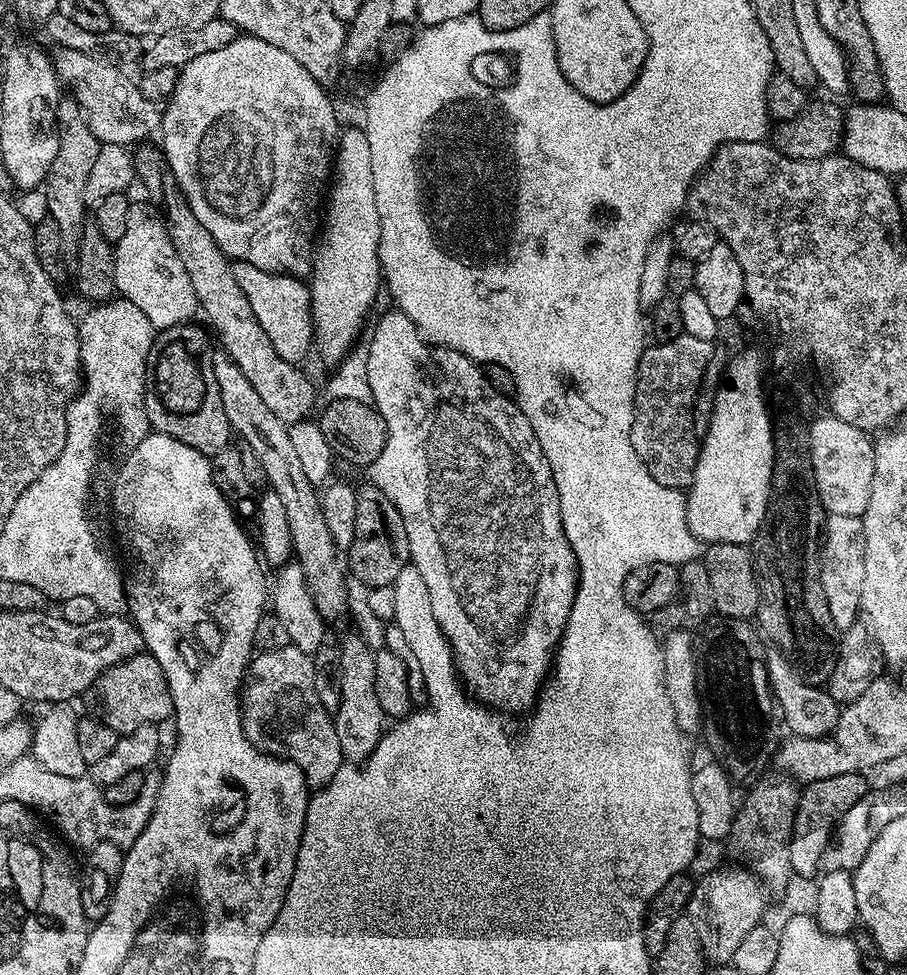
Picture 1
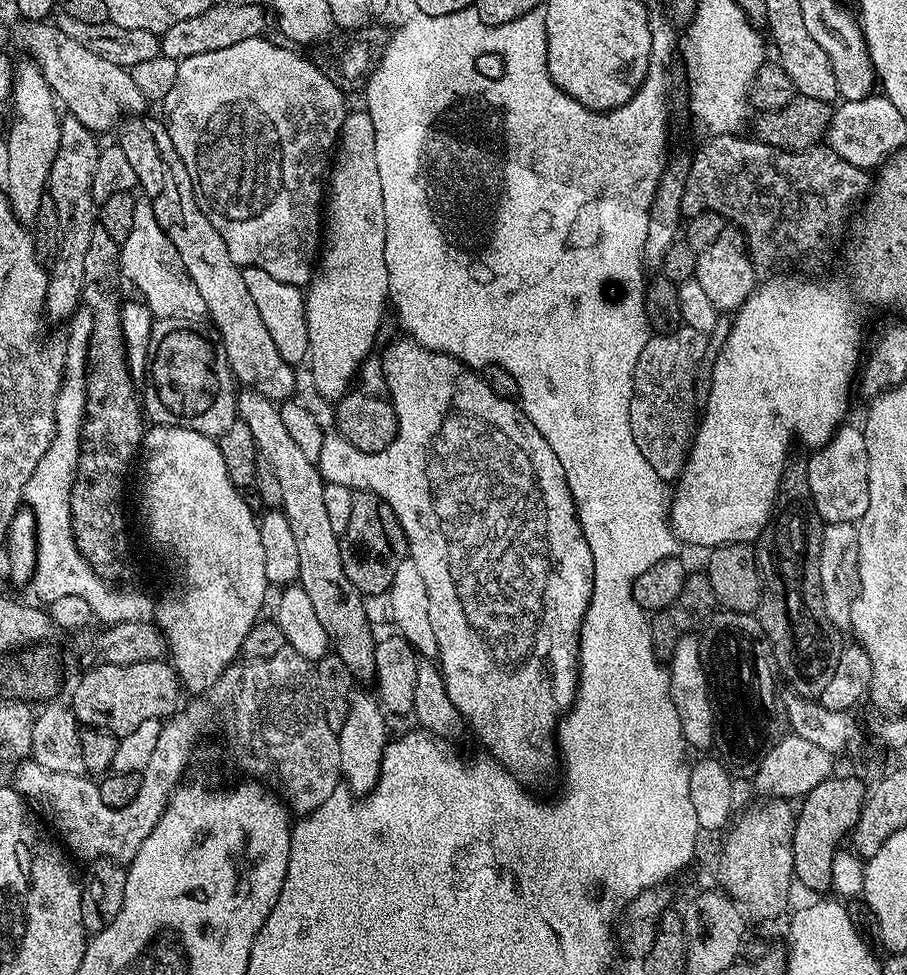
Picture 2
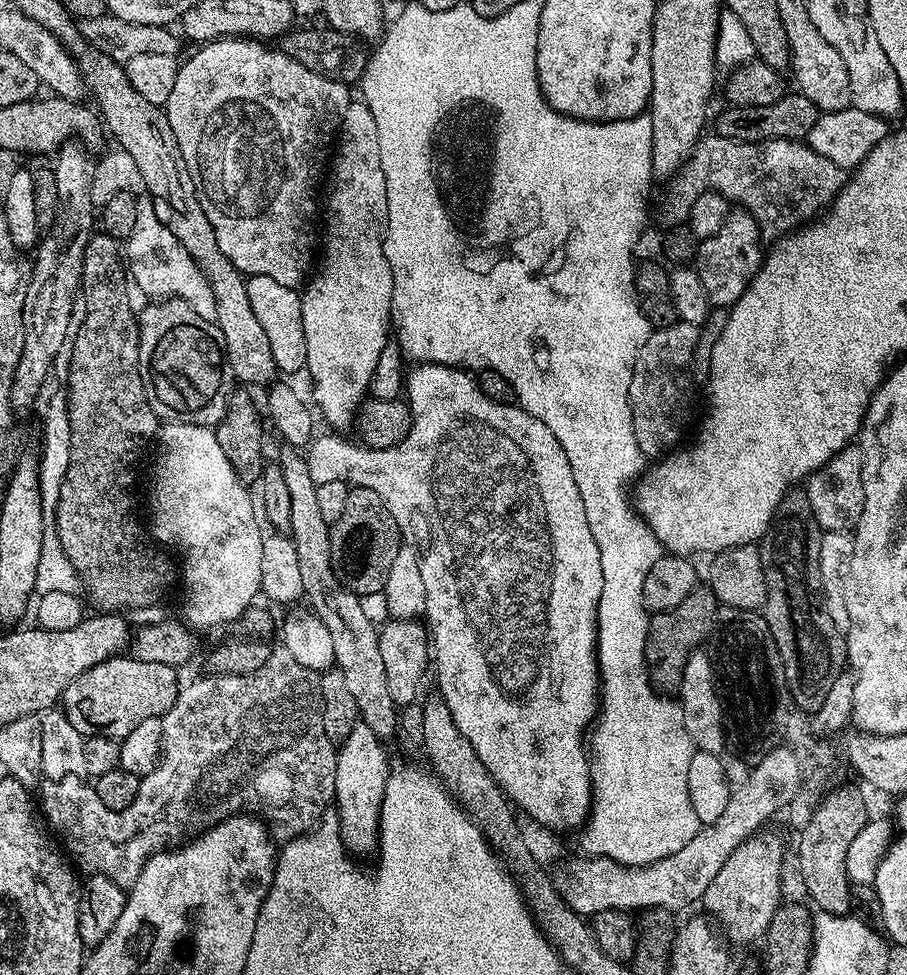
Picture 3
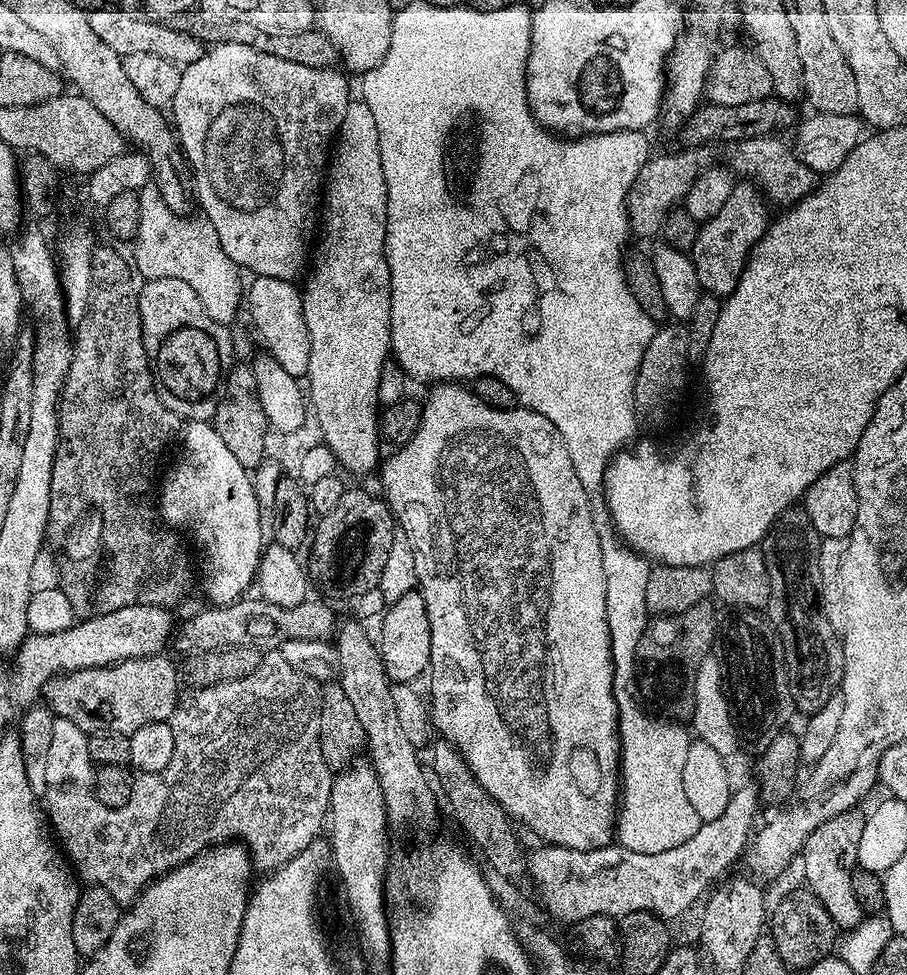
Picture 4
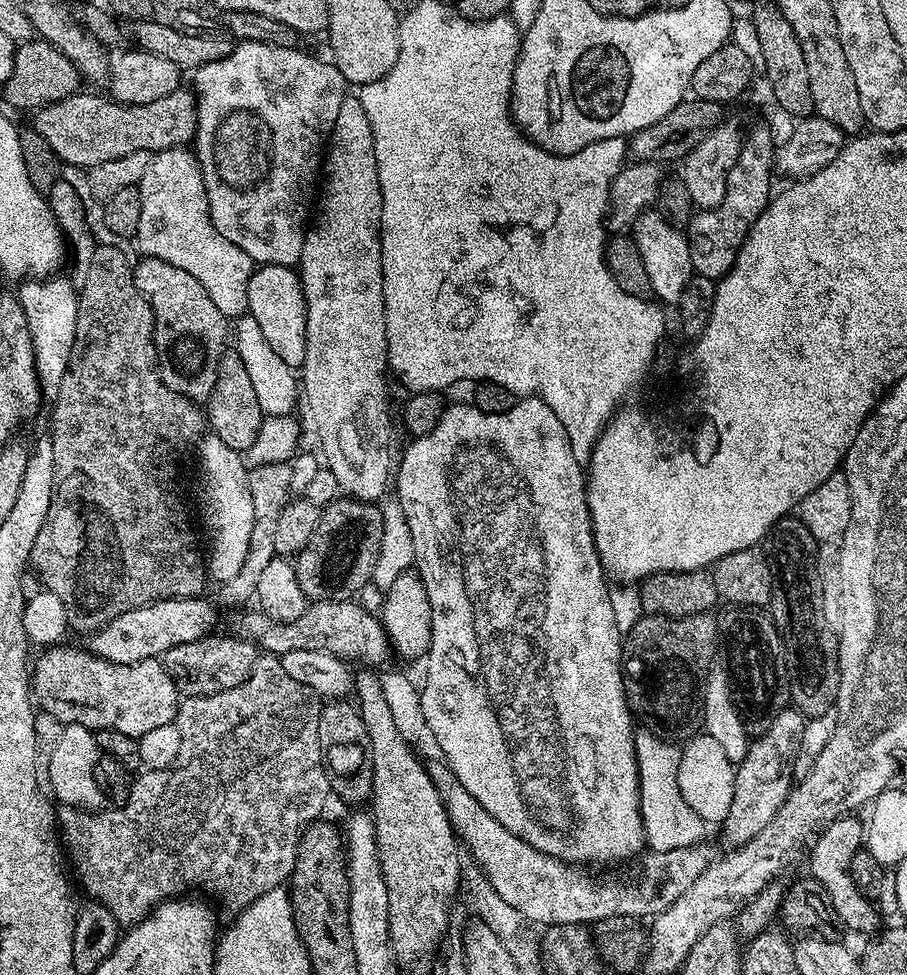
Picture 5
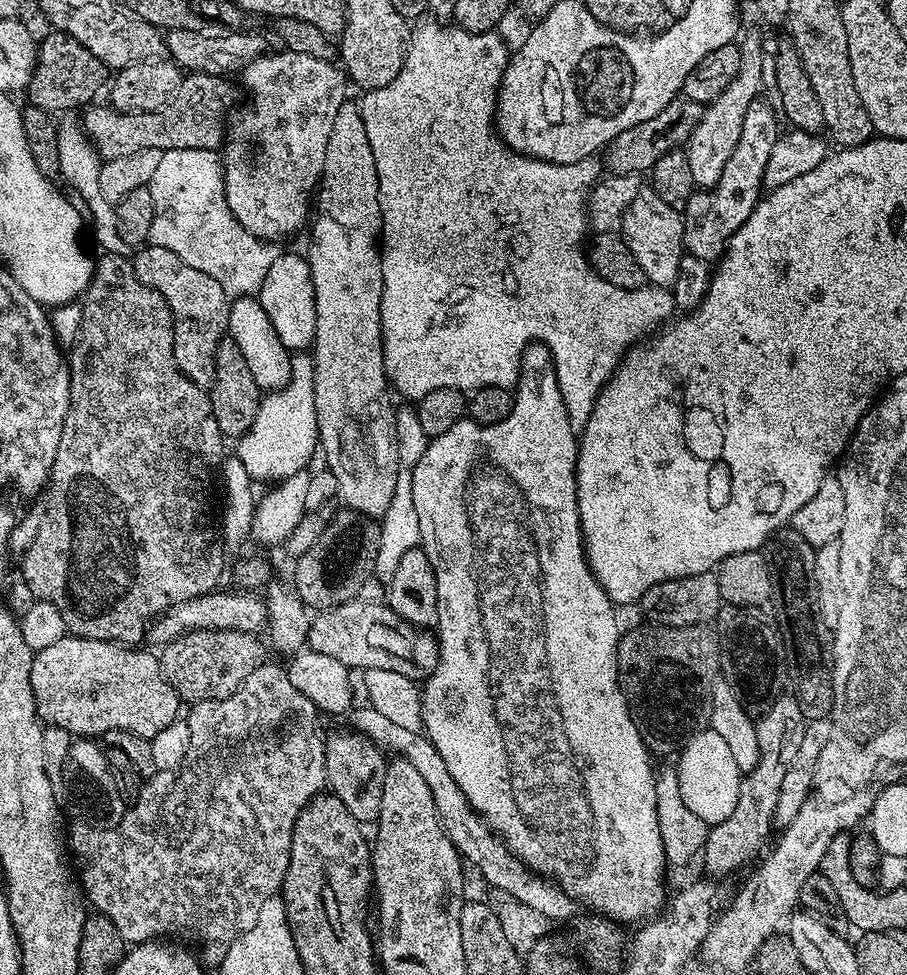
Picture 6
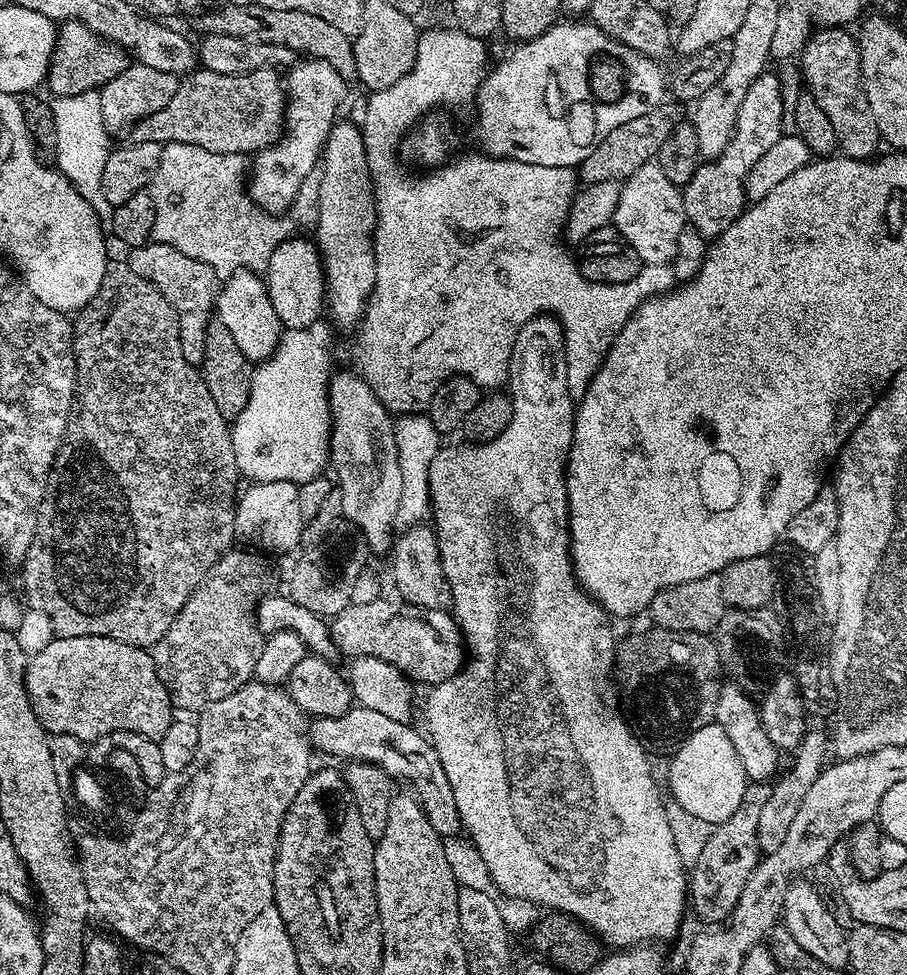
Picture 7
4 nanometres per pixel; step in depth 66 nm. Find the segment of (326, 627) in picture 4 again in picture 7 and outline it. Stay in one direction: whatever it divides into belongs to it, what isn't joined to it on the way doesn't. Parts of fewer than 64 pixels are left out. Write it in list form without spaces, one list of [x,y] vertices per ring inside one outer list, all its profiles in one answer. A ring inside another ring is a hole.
[[[380,597],[374,602],[368,602],[368,604],[352,603],[344,608],[339,615],[333,617],[330,624],[331,637],[341,653],[356,654],[360,656],[359,658],[379,658],[398,668],[411,681],[426,682],[430,684],[429,686],[440,685],[442,681],[456,676],[460,672],[466,662],[466,652],[464,656],[466,644],[462,636],[457,640],[451,640],[451,635],[446,630],[441,633],[439,640],[435,640],[439,633],[437,627],[433,627],[430,623],[414,616],[394,614],[393,608],[385,602],[386,600]]]

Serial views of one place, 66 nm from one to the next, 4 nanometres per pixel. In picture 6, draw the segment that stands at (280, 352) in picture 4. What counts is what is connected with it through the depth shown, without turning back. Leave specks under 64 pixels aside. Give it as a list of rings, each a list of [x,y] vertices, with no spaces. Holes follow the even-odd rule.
[[[292,252],[286,253],[285,256],[284,253],[277,255],[270,270],[266,270],[266,278],[260,283],[258,299],[262,310],[266,310],[266,318],[270,318],[278,338],[288,349],[311,349],[312,339],[316,336],[316,303],[314,302],[314,282],[310,278],[308,261],[303,255],[295,256]]]

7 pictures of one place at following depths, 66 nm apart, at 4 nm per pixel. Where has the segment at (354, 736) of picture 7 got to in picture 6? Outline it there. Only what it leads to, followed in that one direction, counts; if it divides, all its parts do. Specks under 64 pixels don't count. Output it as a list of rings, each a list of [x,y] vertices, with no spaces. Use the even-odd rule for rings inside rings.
[[[371,706],[358,708],[351,713],[351,716],[353,715],[351,727],[366,739],[372,740],[385,753],[408,760],[410,766],[414,766],[414,770],[422,774],[422,779],[425,780],[426,786],[430,788],[430,795],[434,798],[434,810],[438,814],[438,822],[446,838],[450,838],[452,845],[469,865],[472,863],[476,867],[473,869],[491,889],[497,888],[498,891],[505,892],[502,894],[507,899],[518,901],[529,913],[545,921],[573,919],[573,900],[558,885],[545,877],[537,876],[532,869],[509,852],[507,844],[502,843],[500,837],[488,827],[484,817],[473,810],[462,790],[458,790],[458,782],[454,782],[442,754],[438,754],[438,750],[429,742],[427,736],[420,732],[404,730]]]

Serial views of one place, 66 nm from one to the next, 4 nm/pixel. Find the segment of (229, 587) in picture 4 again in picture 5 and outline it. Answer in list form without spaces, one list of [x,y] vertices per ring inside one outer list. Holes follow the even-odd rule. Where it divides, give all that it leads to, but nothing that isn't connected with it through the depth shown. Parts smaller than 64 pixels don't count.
[[[211,434],[205,435],[198,445],[200,451],[200,512],[204,515],[204,524],[208,528],[216,528],[212,532],[212,549],[206,552],[206,568],[216,576],[233,578],[242,570],[247,551],[250,550],[251,530],[254,528],[254,503],[248,485],[249,469],[244,469],[246,460],[241,453],[234,451],[222,438]]]

